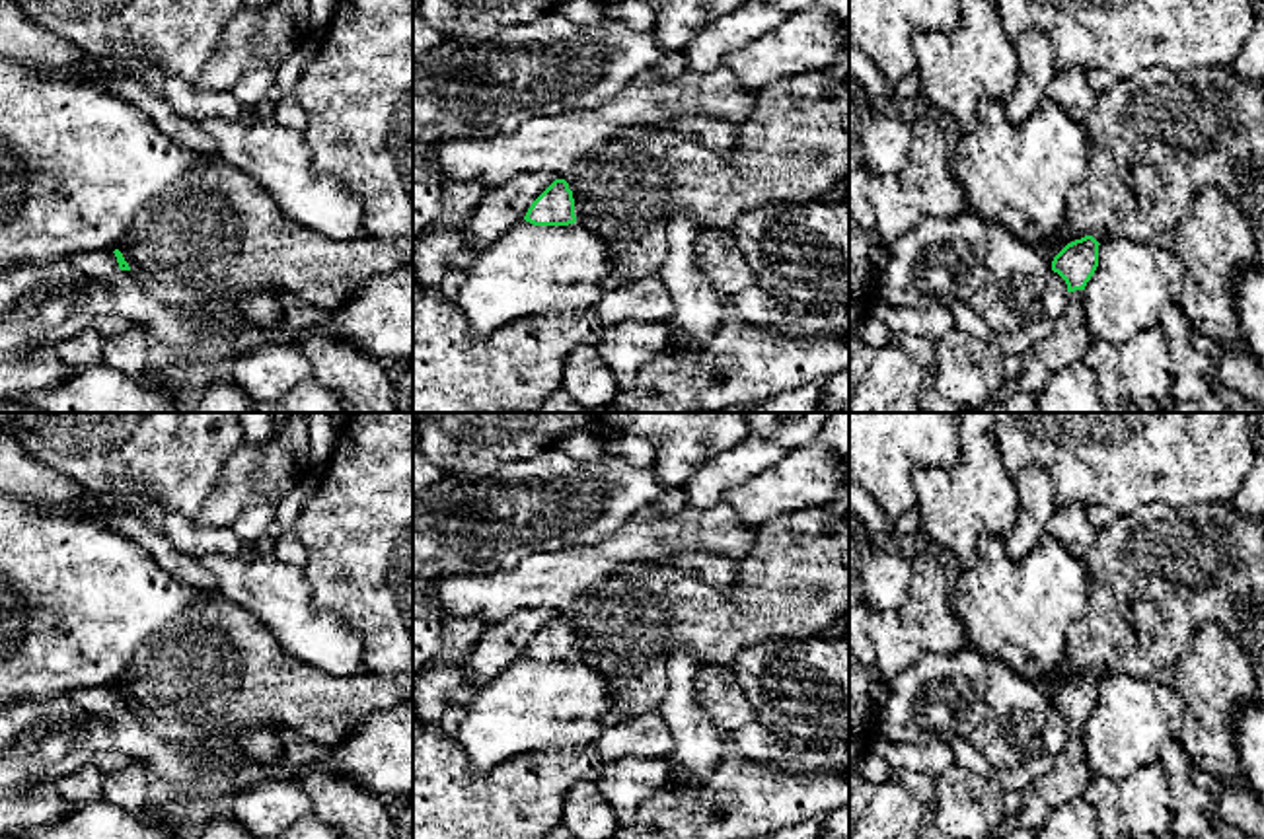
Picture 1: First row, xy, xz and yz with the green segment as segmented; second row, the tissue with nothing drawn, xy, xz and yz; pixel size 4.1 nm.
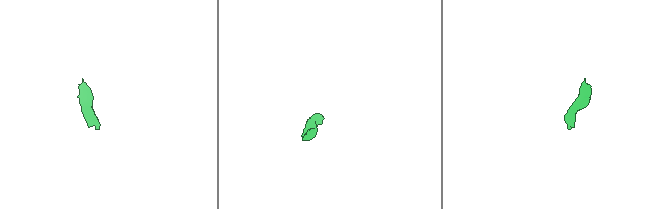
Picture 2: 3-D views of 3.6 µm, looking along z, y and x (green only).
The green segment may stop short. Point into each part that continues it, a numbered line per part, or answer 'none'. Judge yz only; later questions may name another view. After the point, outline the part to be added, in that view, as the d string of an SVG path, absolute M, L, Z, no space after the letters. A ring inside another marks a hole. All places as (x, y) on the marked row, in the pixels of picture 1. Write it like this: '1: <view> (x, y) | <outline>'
1: yz (1066, 345) | M1083 290L1069 292L1067 308L1056 319L1054 331L1024 354L1024 366L1011 387L1036 397L1050 376L1083 360L1091 341Z

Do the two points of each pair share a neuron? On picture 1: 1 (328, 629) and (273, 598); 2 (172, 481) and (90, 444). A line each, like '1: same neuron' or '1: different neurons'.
1: same neuron
2: same neuron

